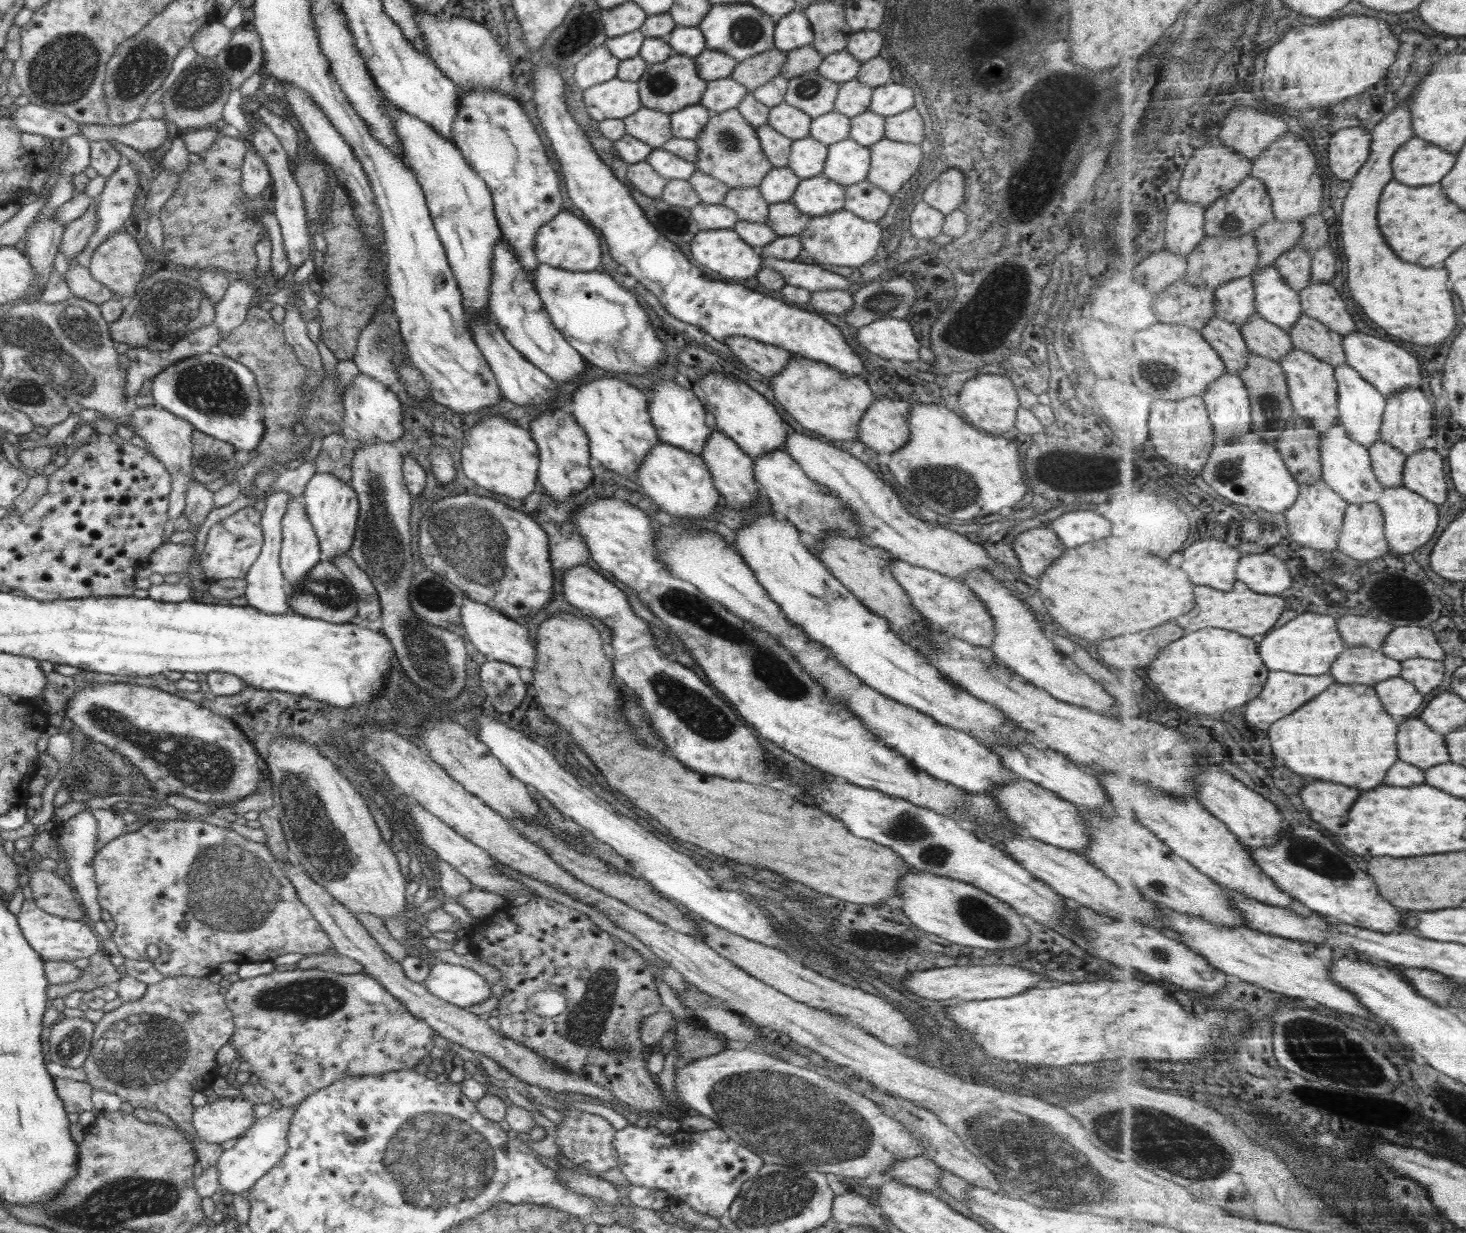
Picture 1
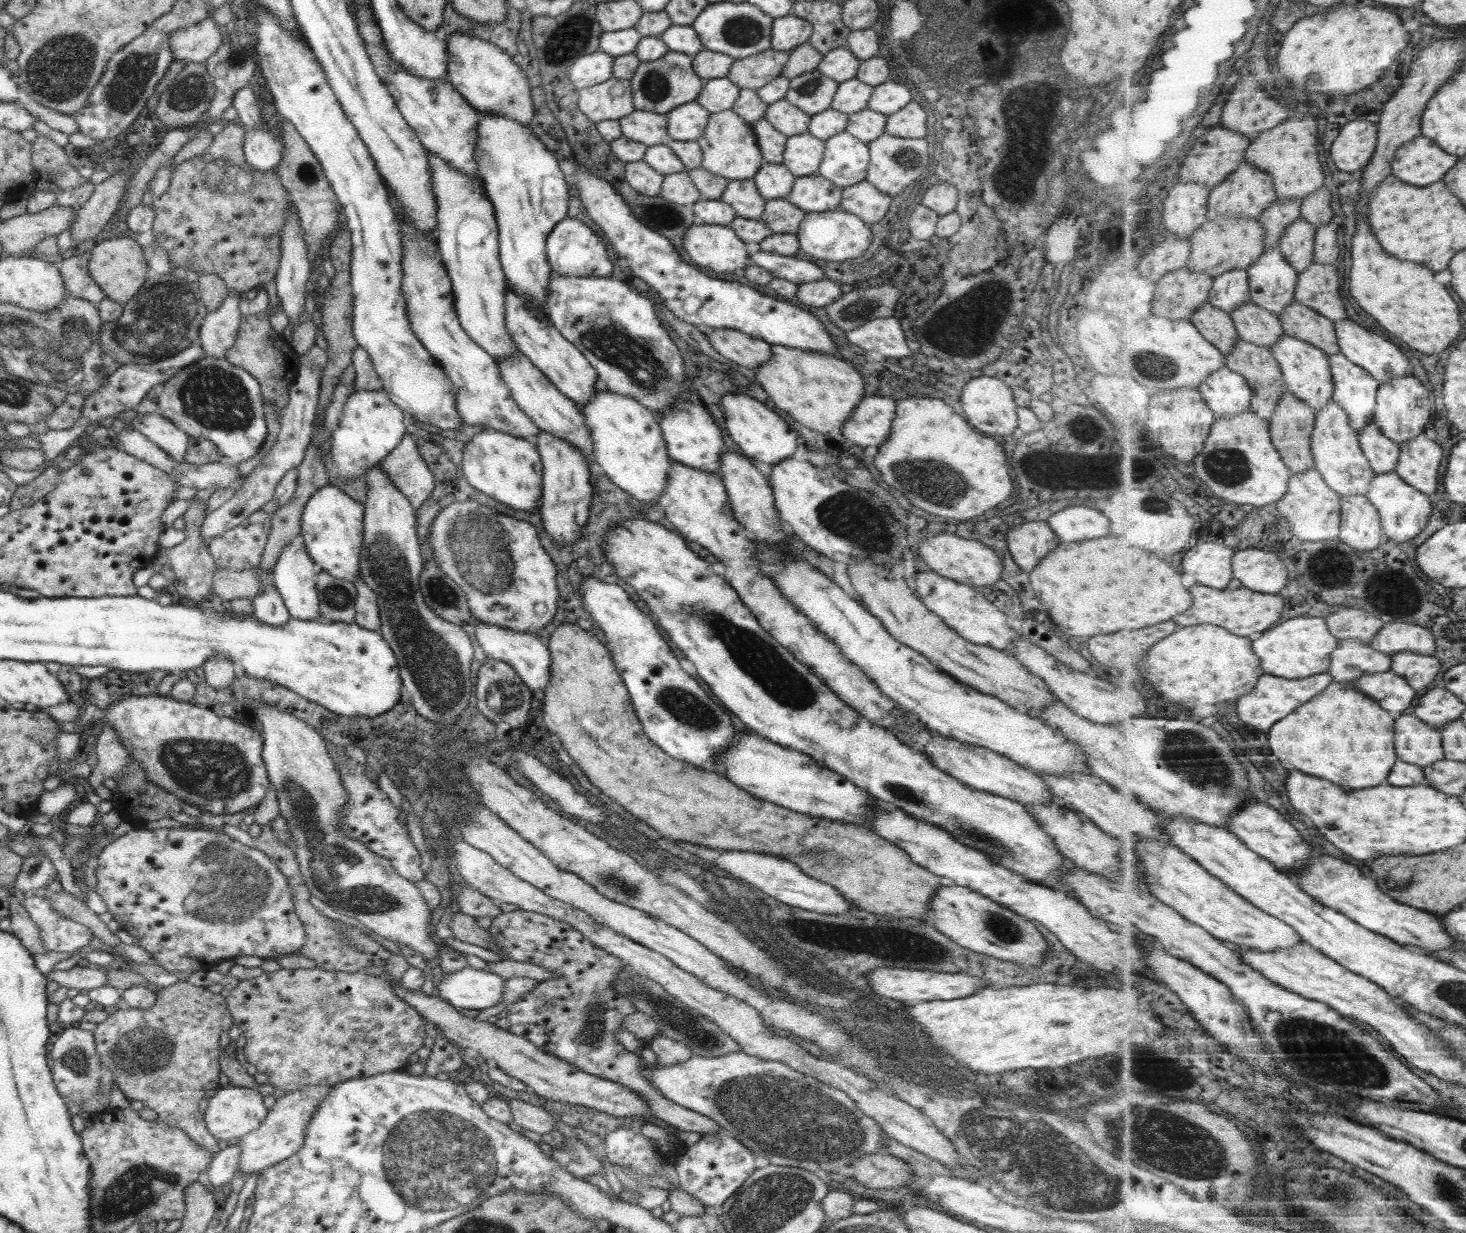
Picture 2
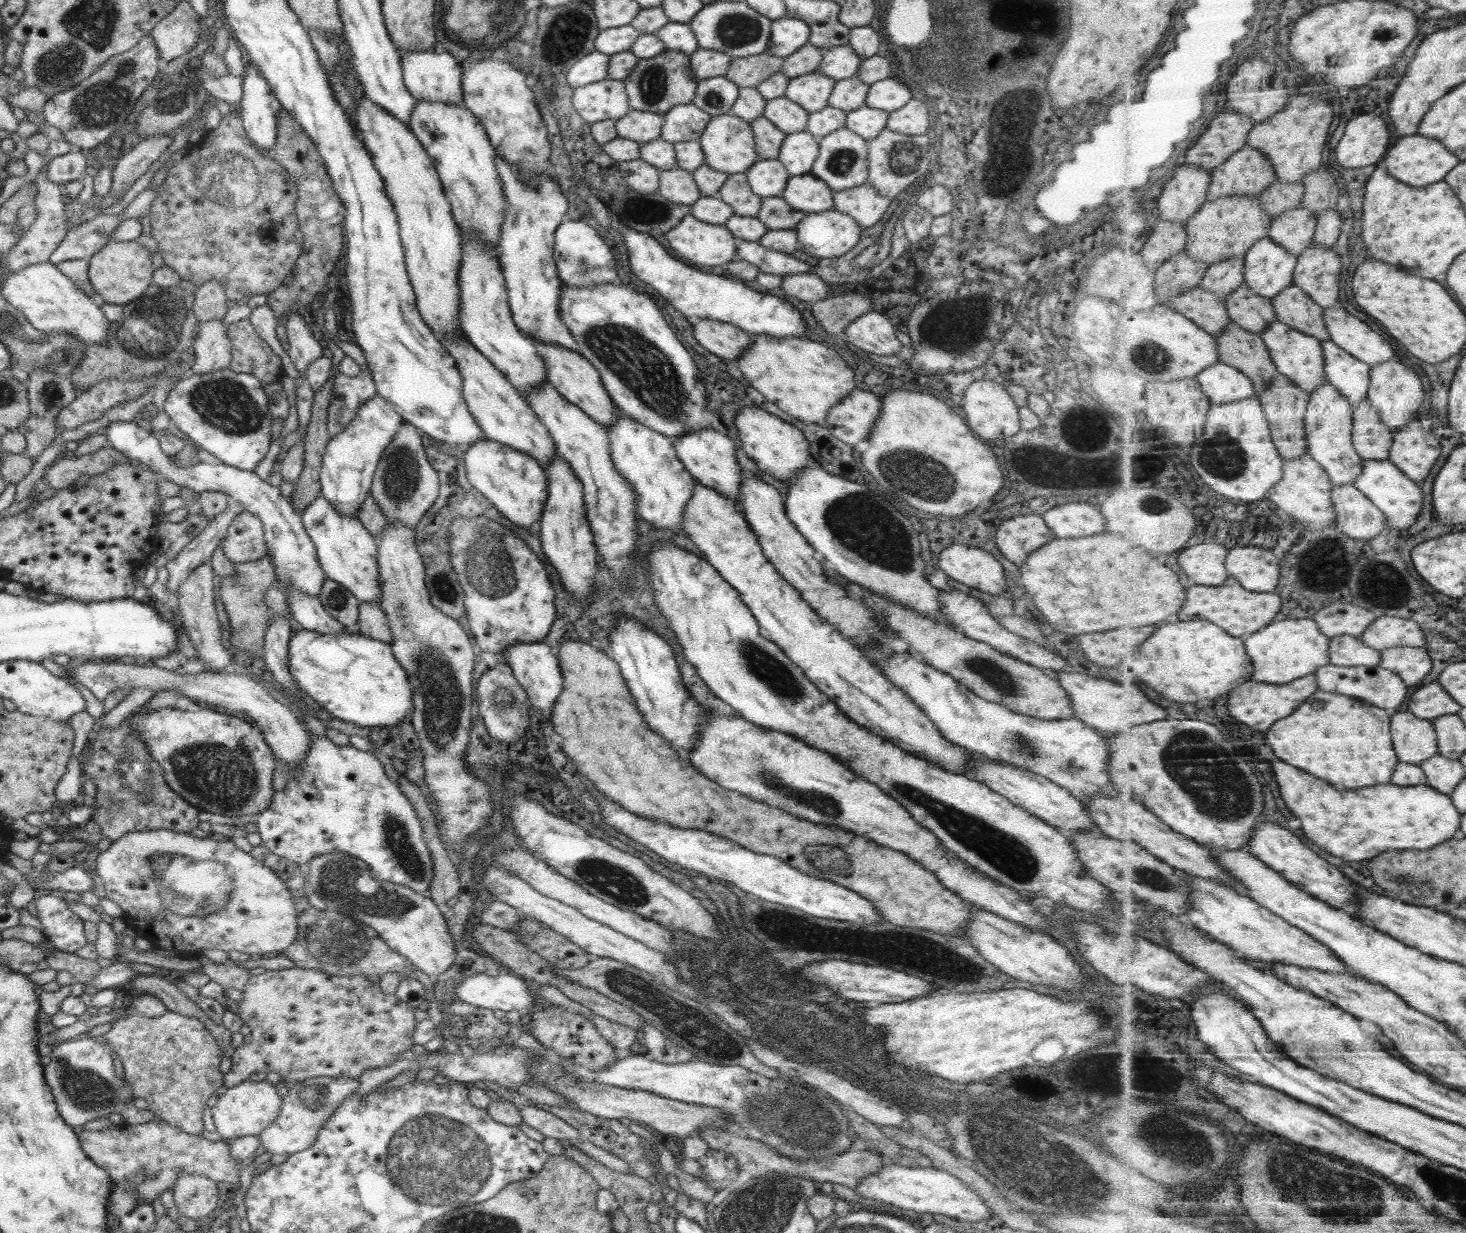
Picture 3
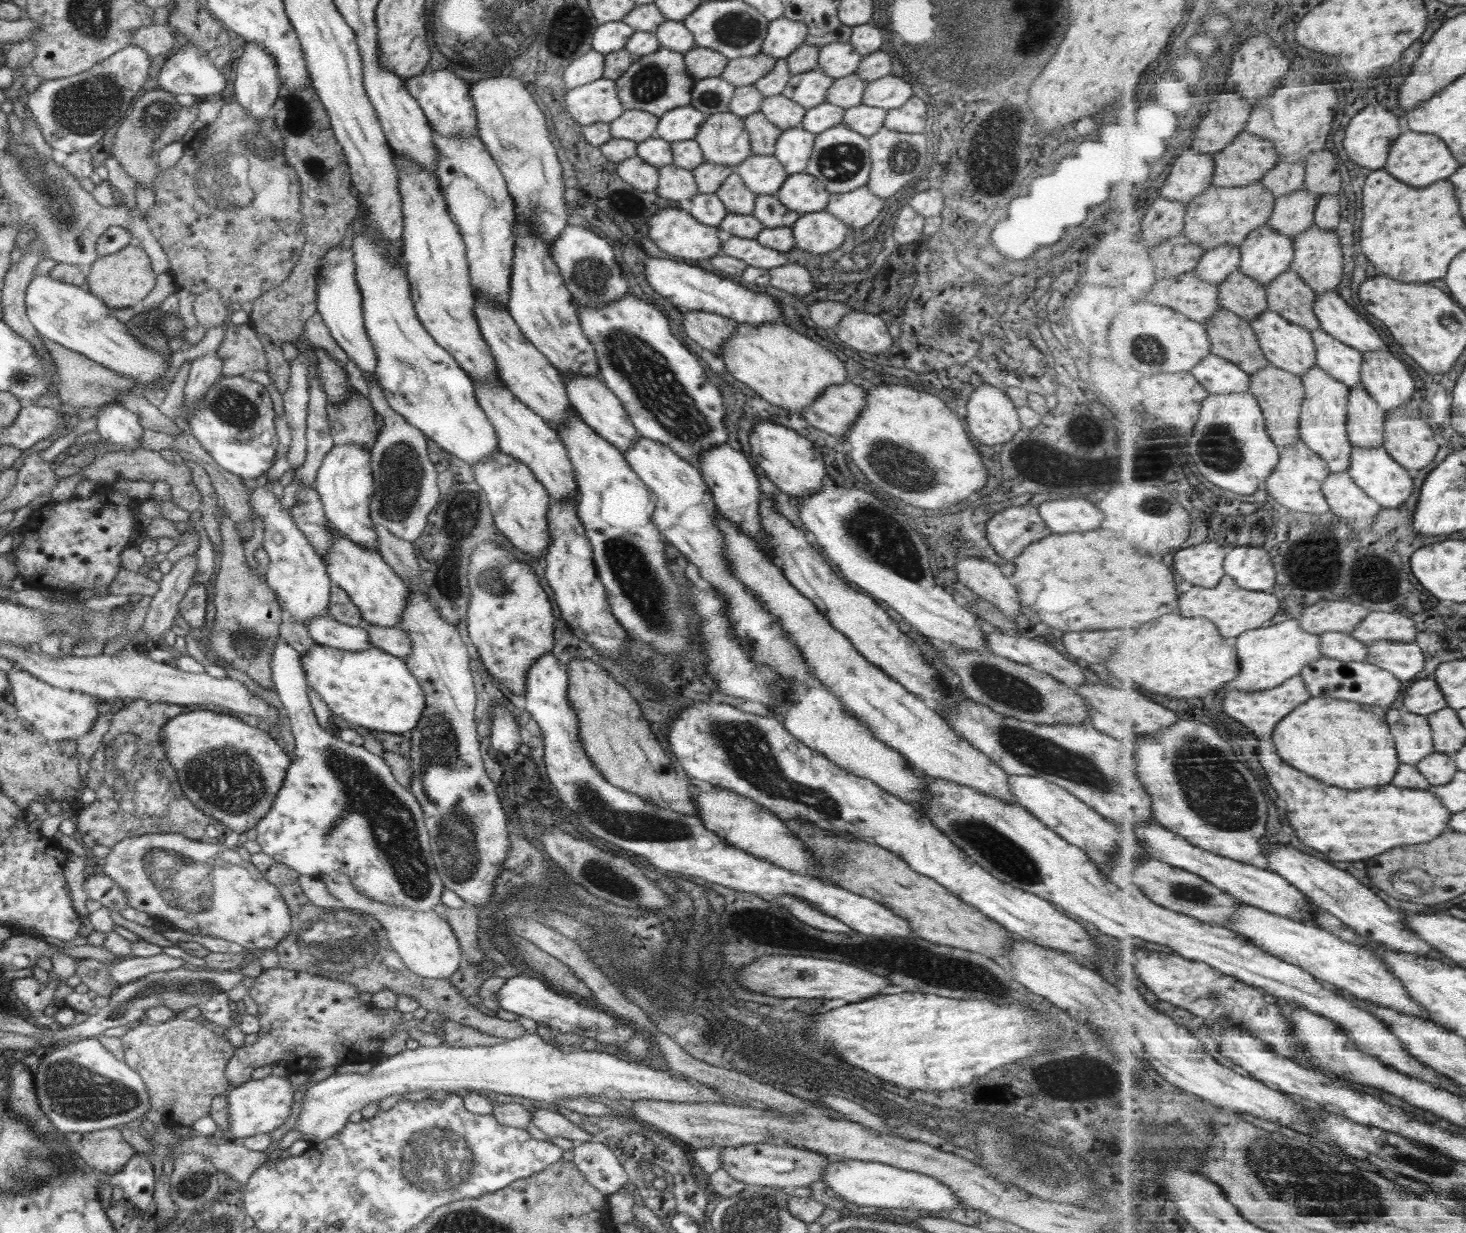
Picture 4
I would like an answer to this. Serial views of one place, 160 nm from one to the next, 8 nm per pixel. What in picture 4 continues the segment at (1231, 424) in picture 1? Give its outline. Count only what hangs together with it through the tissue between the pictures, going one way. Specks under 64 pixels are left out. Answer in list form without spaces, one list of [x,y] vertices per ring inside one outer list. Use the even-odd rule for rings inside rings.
[[[1217,354],[1210,355],[1191,371],[1211,394],[1246,392],[1252,384],[1252,374],[1247,369]]]

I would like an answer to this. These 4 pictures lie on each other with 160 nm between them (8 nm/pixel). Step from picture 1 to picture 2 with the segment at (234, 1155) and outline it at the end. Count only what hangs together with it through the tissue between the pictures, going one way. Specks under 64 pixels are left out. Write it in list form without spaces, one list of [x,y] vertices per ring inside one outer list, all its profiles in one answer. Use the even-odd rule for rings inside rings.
[[[307,1086],[278,1098],[259,1127],[235,1141],[240,1147],[238,1172],[244,1172],[248,1178],[252,1173],[261,1173],[266,1168],[280,1164],[296,1154],[304,1146],[304,1131],[309,1120],[320,1107],[320,1101],[328,1096],[328,1093],[330,1093],[330,1087]]]

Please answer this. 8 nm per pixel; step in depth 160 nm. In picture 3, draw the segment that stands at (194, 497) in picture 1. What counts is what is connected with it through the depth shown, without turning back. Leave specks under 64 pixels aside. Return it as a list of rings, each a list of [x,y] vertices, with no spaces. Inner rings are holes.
[[[204,563],[192,571],[186,581],[178,587],[179,604],[175,611],[200,660],[209,664],[214,671],[227,672],[232,670],[231,661],[234,657],[222,643],[222,630],[215,610],[214,576],[212,566],[209,563]]]

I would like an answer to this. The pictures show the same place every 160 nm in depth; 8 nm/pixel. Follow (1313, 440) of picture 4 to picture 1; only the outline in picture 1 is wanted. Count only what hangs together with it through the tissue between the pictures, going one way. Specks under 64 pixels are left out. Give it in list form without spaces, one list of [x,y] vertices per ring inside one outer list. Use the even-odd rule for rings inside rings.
[[[1342,422],[1322,435],[1323,480],[1350,504],[1378,503],[1386,491],[1373,464],[1370,448],[1354,440]]]

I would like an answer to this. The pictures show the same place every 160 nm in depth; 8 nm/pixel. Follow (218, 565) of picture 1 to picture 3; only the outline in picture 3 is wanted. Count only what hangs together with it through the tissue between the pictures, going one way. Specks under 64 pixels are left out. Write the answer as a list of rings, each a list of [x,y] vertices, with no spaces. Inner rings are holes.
[[[249,512],[238,513],[220,544],[220,552],[233,564],[261,560],[267,554],[262,521]]]

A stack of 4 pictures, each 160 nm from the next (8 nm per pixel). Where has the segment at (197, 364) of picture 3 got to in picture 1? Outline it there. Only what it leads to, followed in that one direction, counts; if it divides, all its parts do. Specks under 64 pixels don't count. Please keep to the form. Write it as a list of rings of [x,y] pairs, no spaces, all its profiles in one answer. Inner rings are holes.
[[[232,277],[223,300],[215,305],[213,324],[219,328],[222,336],[232,332],[244,322],[254,295],[254,285]]]

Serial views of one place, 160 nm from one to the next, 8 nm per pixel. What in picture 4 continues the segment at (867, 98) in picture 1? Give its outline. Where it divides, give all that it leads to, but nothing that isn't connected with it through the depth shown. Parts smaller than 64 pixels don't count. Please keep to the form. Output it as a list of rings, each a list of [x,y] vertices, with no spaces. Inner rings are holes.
[[[852,74],[836,79],[828,88],[826,100],[843,109],[849,109],[862,104],[863,94],[867,82]]]

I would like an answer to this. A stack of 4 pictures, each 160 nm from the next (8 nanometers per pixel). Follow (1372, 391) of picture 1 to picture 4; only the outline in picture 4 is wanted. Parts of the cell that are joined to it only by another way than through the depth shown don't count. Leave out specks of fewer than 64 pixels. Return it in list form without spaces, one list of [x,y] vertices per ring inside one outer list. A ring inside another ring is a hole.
[[[1323,328],[1313,331],[1317,344],[1317,366],[1327,370],[1350,388],[1363,382],[1365,353],[1338,340]]]

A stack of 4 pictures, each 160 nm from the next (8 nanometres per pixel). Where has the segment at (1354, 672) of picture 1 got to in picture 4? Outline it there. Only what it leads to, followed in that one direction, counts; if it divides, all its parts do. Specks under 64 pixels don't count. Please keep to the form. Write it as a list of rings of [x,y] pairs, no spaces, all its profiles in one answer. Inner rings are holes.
[[[1334,631],[1324,633],[1322,637],[1324,655],[1346,662],[1368,660],[1370,644],[1358,640],[1351,633]]]

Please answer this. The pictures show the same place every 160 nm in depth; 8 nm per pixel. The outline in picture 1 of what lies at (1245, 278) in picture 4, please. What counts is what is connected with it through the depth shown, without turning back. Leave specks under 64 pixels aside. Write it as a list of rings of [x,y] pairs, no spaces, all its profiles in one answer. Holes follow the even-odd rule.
[[[1260,313],[1252,316],[1240,327],[1252,353],[1272,357],[1281,362],[1296,348],[1290,332],[1266,320]]]

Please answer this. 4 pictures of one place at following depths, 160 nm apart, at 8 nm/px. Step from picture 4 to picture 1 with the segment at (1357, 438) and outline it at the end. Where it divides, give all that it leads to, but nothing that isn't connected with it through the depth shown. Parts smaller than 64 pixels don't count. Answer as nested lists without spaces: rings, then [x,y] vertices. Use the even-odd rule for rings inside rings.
[[[1383,438],[1369,448],[1380,482],[1386,488],[1404,485],[1404,473],[1409,456]]]

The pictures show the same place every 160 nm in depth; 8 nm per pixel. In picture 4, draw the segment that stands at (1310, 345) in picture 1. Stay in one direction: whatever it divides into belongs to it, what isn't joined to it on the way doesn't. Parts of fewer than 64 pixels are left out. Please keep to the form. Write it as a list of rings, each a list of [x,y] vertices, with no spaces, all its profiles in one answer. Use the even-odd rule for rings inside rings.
[[[1292,267],[1274,283],[1268,285],[1267,292],[1273,311],[1312,331],[1323,328],[1315,311],[1315,304],[1319,300],[1318,293]]]

